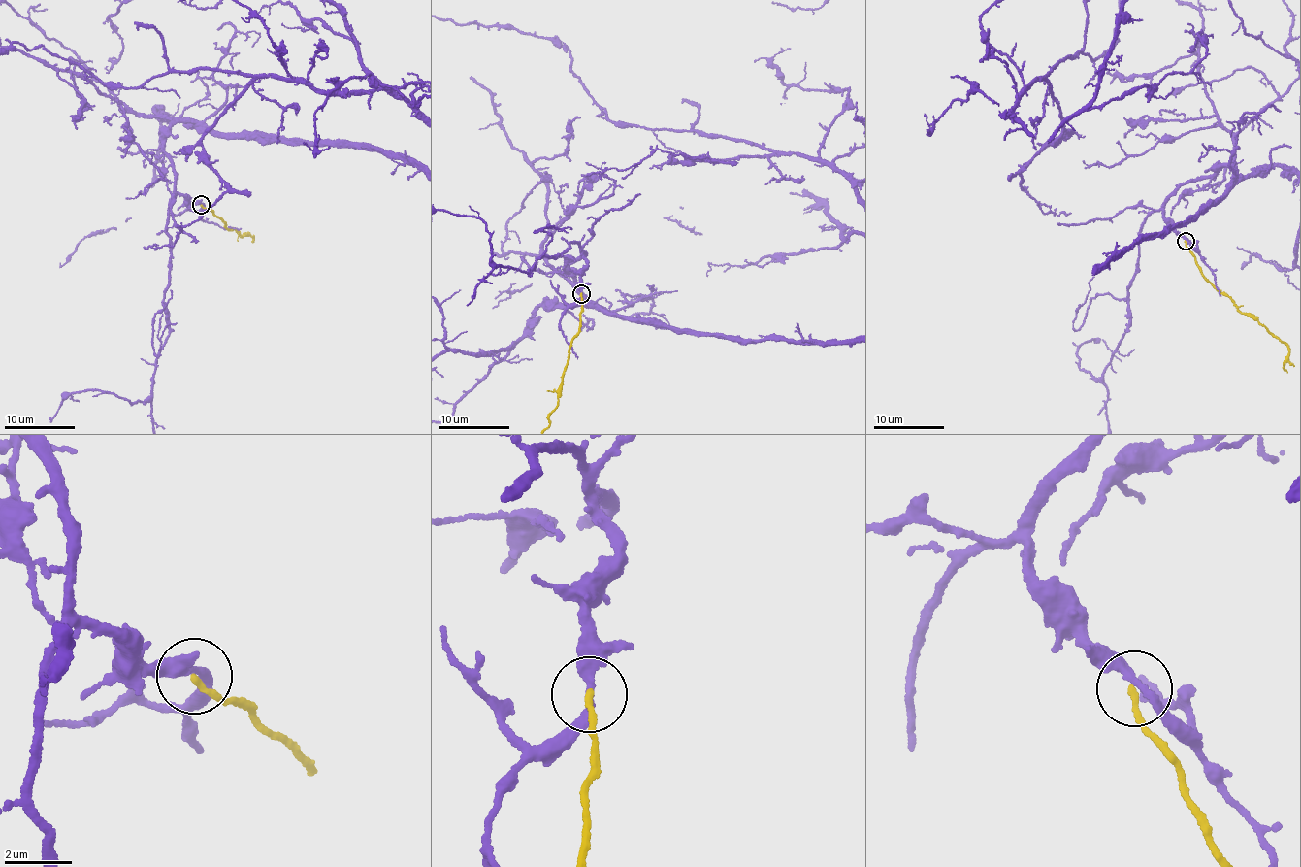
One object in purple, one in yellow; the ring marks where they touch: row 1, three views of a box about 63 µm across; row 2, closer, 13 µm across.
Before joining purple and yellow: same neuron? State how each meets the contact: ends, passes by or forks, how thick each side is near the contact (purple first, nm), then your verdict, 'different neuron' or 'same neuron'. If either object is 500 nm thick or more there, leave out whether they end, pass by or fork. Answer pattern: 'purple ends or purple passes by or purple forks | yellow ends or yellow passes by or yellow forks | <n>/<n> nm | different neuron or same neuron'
purple passes by | yellow ends | 260/180 nm | different neuron

